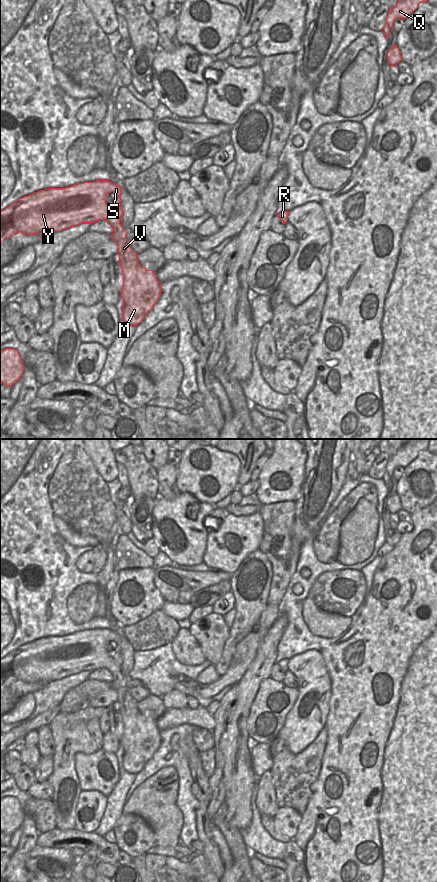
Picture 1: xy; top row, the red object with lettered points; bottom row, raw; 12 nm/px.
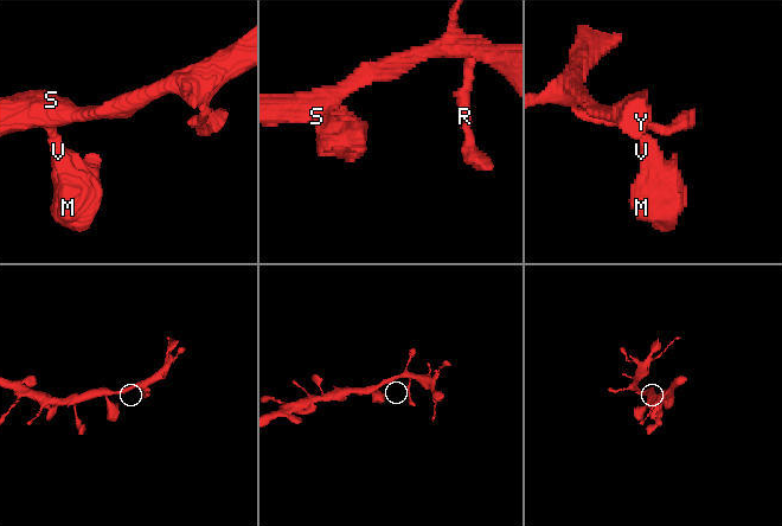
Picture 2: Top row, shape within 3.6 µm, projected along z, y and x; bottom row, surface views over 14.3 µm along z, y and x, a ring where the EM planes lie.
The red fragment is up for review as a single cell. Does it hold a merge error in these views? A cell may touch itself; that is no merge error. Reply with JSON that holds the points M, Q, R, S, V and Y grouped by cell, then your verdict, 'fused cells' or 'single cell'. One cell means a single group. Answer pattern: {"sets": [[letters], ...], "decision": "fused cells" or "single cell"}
{"sets": [["M", "Q", "R", "S", "V", "Y"]], "decision": "single cell"}

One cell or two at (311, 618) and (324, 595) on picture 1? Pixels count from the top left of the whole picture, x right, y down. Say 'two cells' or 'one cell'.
two cells

